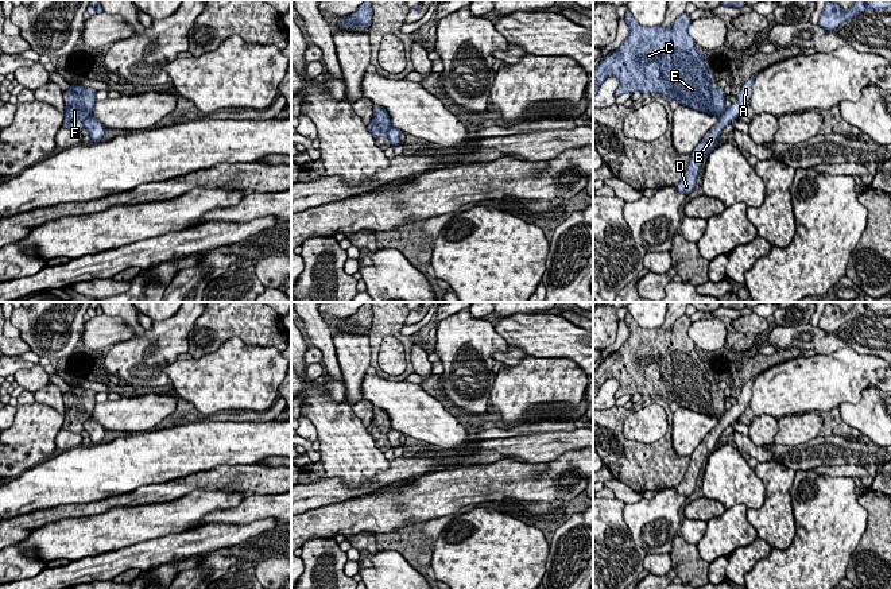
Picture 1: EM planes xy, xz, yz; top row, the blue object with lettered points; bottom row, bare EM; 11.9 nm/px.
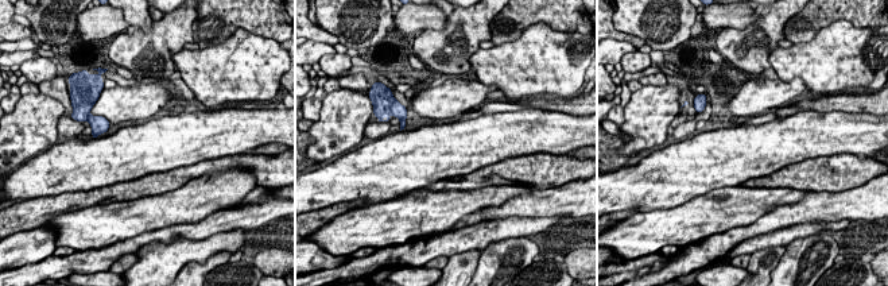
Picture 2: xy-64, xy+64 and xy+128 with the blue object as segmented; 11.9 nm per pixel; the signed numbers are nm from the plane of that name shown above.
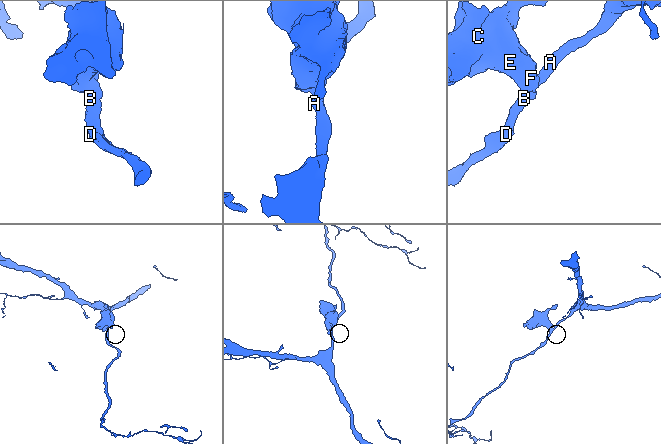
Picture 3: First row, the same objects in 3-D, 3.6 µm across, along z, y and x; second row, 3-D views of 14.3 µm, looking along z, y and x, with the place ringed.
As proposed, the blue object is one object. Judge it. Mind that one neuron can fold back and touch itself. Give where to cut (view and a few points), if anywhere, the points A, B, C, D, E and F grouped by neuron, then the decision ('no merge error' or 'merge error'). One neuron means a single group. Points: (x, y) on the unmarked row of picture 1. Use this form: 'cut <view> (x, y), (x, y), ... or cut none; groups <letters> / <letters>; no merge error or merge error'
cut xy (90, 415), (84, 423), (84, 429); groups A B D / C E F; merge error

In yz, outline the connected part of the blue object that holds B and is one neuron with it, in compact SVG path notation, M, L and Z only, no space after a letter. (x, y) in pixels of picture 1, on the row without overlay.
M755 377L749 379L743 387L740 395L736 398L737 403L732 406L718 421L717 426L704 438L698 447L690 456L690 464L687 466L683 480L674 487L675 491L689 497L697 484L702 462L709 458L710 453L716 450L716 443L721 438L721 433L731 426L735 421L740 419L741 414L749 406L752 396L752 385Z

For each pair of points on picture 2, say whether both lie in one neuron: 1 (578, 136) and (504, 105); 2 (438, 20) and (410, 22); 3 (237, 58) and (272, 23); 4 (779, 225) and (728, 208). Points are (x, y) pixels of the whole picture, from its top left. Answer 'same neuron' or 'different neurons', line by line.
1: different neurons
2: same neuron
3: different neurons
4: different neurons

